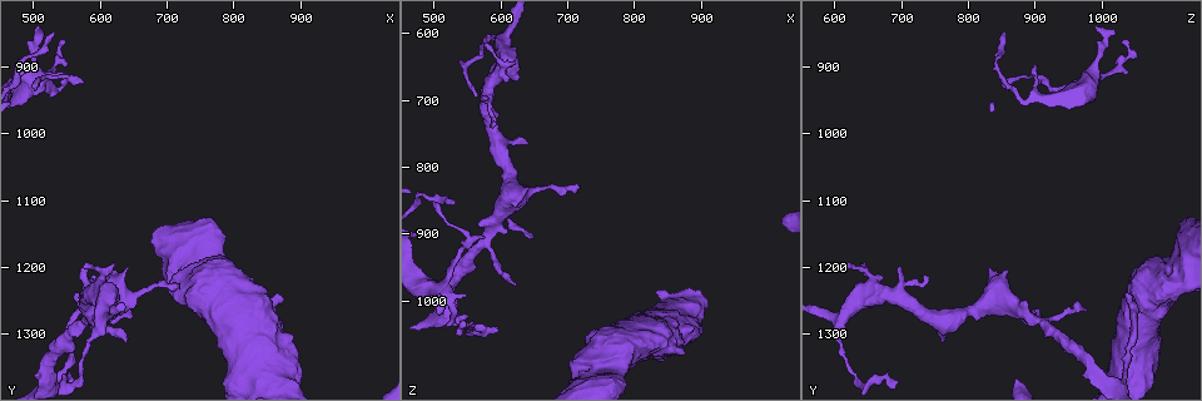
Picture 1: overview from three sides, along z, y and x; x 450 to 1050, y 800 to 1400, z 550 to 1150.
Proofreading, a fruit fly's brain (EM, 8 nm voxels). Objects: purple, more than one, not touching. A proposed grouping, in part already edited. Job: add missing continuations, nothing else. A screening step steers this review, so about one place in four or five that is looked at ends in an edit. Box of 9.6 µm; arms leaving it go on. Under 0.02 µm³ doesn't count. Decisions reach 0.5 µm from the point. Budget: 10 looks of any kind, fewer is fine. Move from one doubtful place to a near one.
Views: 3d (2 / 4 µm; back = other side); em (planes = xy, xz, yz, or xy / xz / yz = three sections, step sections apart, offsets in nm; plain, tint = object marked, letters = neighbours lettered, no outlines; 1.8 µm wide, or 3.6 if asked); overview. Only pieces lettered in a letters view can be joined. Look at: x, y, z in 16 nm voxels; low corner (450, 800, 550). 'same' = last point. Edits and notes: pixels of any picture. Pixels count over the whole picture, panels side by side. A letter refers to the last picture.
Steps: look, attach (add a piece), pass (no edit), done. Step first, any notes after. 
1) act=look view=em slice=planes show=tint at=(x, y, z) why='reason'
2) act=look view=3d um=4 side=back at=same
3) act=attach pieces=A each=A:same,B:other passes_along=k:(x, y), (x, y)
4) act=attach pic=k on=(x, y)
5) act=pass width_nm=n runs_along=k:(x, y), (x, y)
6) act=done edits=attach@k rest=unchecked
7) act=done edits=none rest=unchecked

act=look view=3d um=4 at=(870, 1250, 1080) why='thick end'

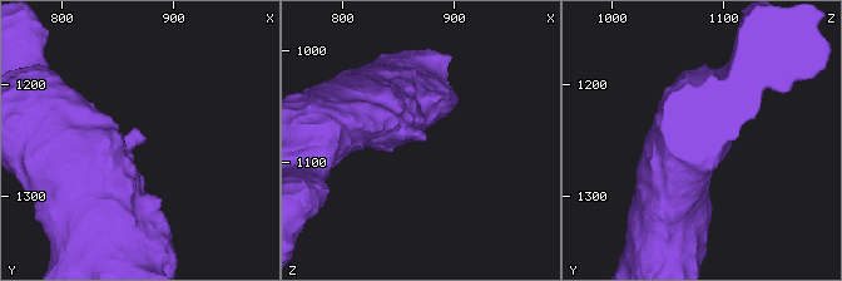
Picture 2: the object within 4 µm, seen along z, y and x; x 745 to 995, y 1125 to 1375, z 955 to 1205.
act=look view=em um=3.6 slice=planes show=letters at=(874, 1252, 1078) why='need the tissue'

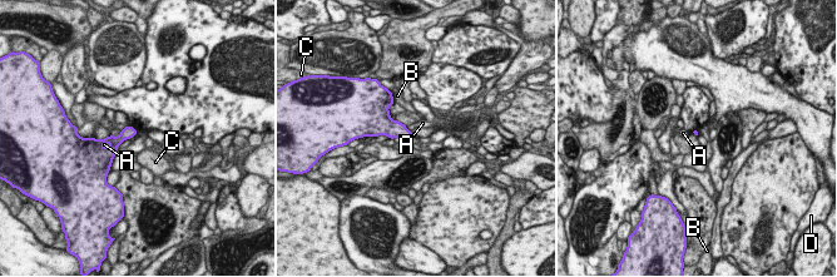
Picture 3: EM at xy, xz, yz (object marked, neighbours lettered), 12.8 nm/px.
act=pass each=A:other,B:other,C:other,D:other border=3:(128, 138), (117, 148) found='no lettered piece goes on from it'

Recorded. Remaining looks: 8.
act=look view=3d um=2 side=back at=(545, 1360, 1035) why='calibre changes'

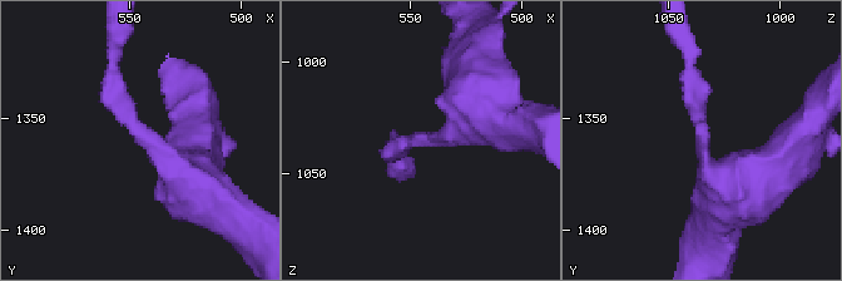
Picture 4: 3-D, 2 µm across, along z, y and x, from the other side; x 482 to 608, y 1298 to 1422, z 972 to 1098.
act=look view=em slice=planes show=letters at=(541, 1359, 1034)

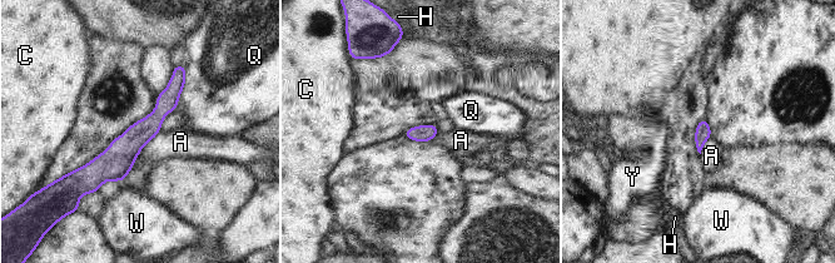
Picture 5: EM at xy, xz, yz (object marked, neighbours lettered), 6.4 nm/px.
act=pass width_nm=100 each=A:other,C:other,H:other,Q:other,W:other,Y:other border=5:(159, 132), (143, 147), (132, 165) found='none of them fits'

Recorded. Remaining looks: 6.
act=look view=3d um=4 at=(570, 1200, 620) why='free end'

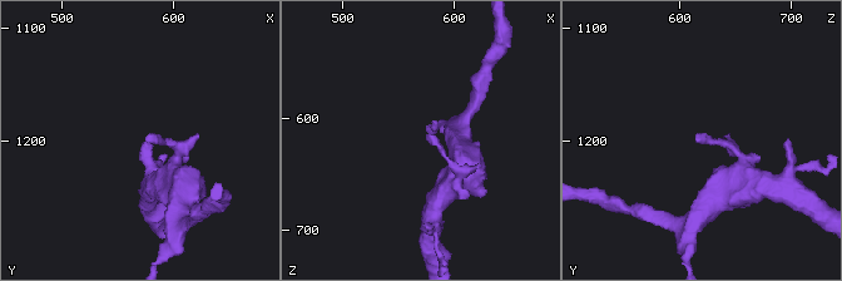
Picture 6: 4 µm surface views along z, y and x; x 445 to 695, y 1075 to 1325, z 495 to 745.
act=look view=em slice=planes show=plain at=(574, 1200, 612) why='shape alone is not enough'

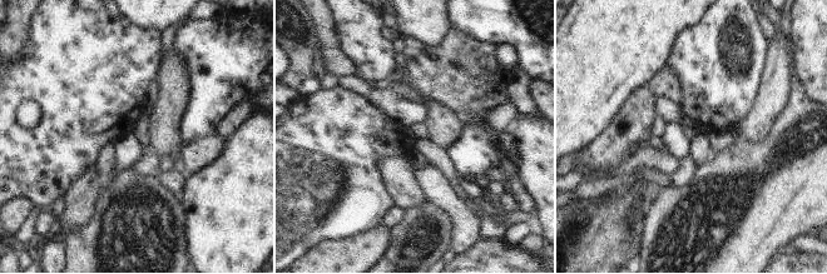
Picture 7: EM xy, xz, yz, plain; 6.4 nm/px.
act=look view=em slice=planes show=letters at=same why='see the neighbours'

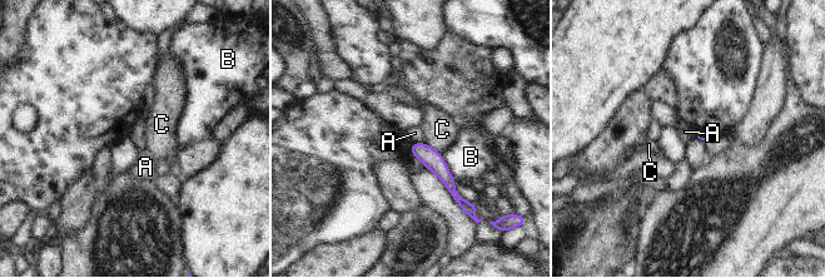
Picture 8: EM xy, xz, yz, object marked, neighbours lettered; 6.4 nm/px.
act=pass each=A:other,B:other,C:other border=8:(416, 142), (425, 143) found='none of them fits'

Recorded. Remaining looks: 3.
act=look view=3d um=2 at=(495, 930, 860) why='tapers out'

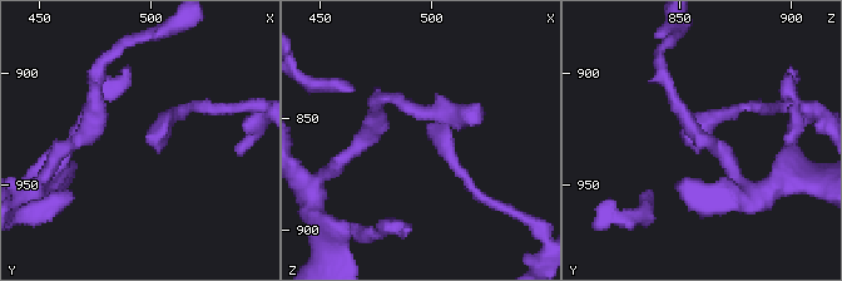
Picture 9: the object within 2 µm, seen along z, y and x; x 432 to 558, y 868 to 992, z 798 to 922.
act=look view=em slice=planes show=letters at=(497, 929, 854) why='shape alone is not enough'

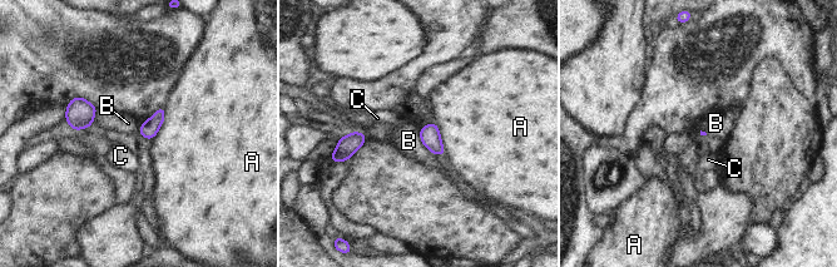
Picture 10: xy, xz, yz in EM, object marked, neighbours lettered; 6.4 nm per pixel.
act=pass each=A:other,B:other,C:other border=10:(419, 128), (420, 141), (434, 153) found='no lettered piece goes on from it'

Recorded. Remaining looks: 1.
act=done edits=none rest=unchecked

